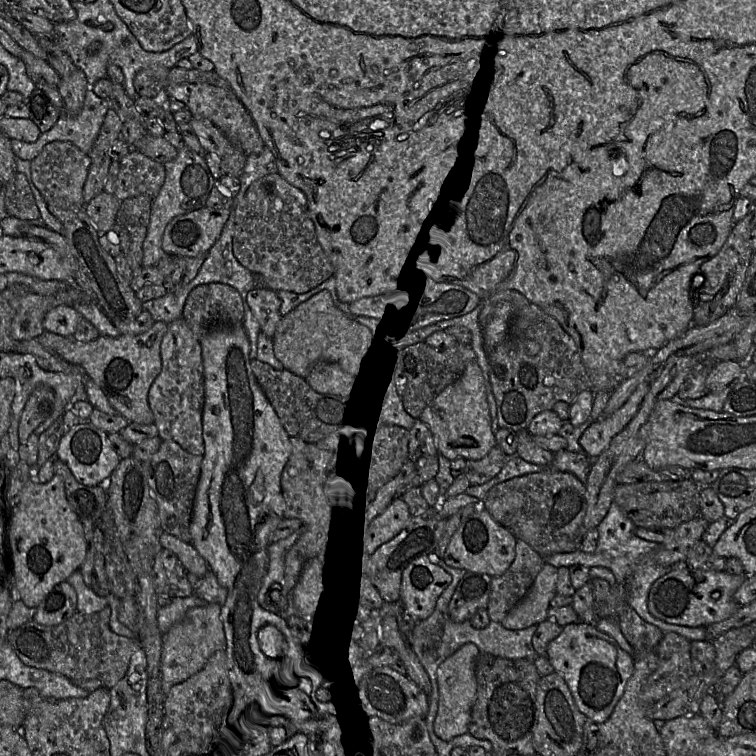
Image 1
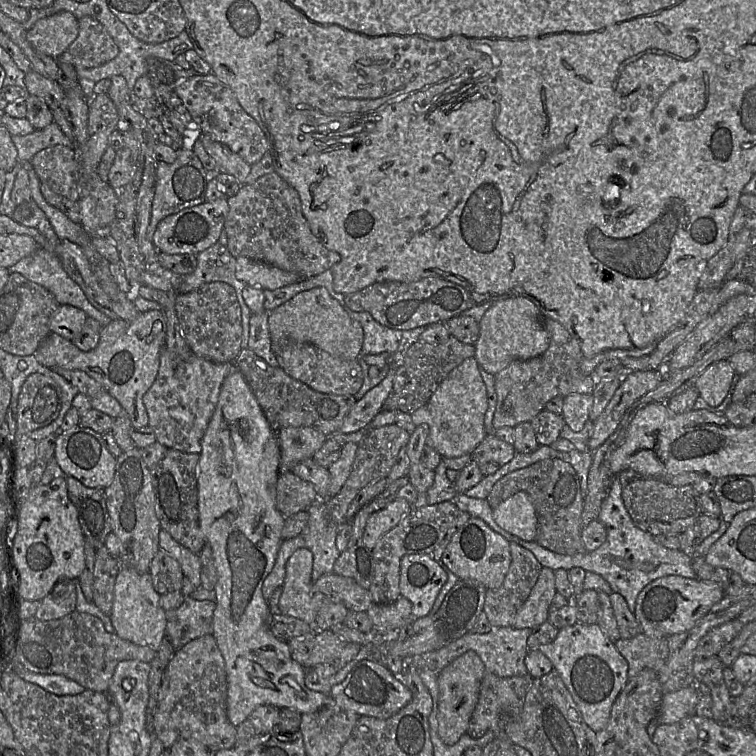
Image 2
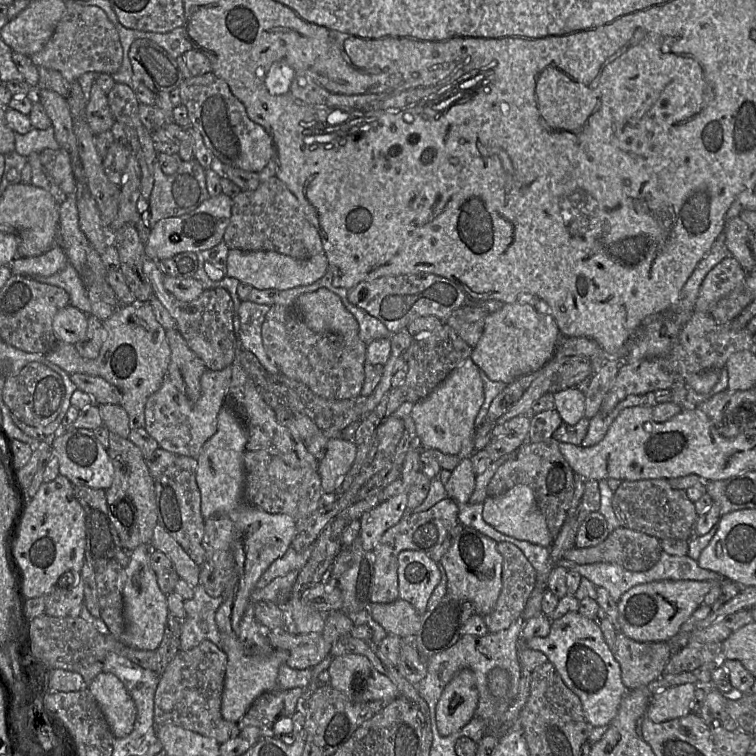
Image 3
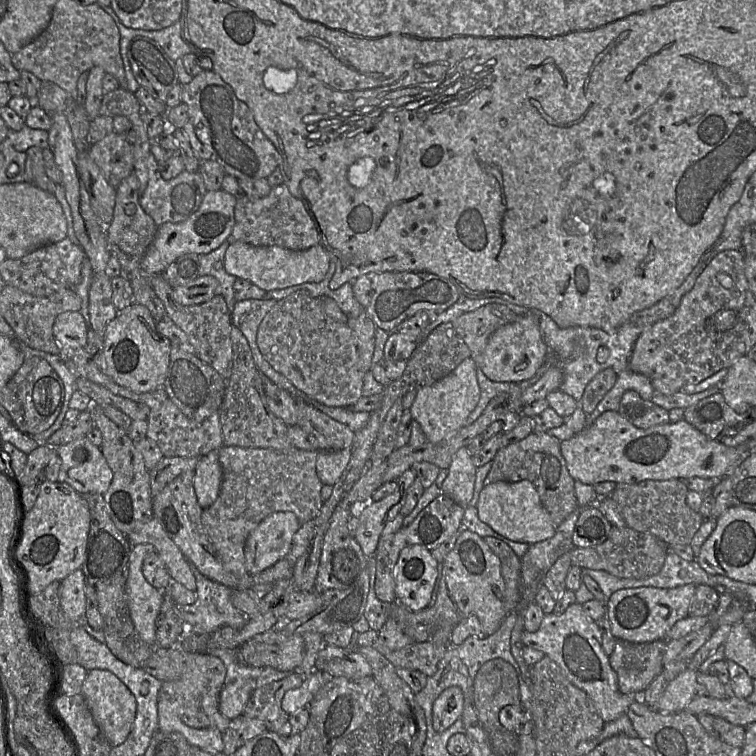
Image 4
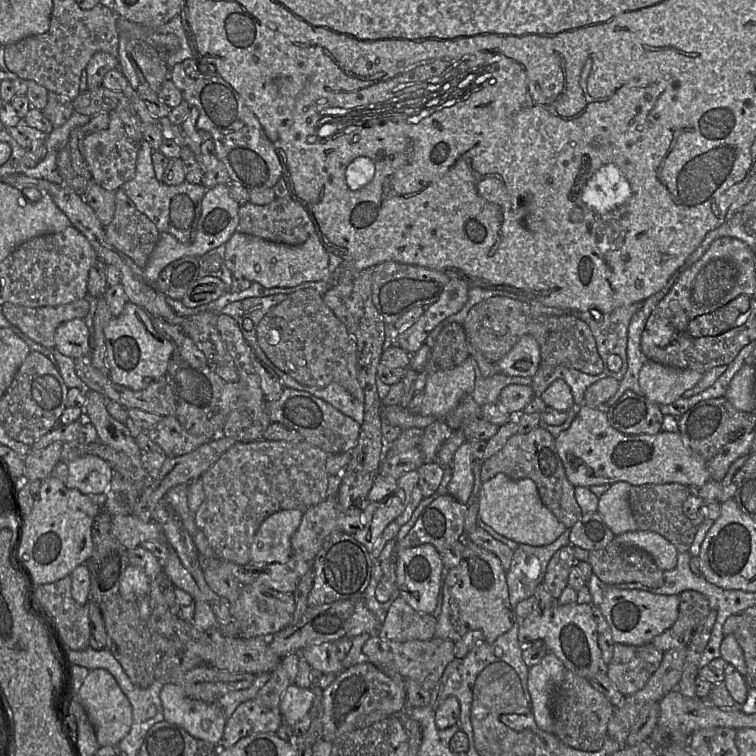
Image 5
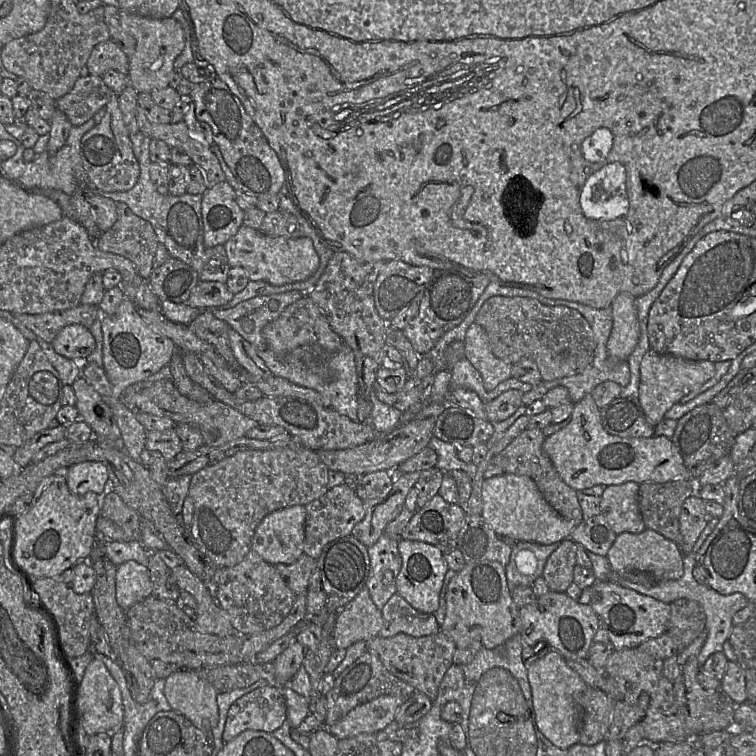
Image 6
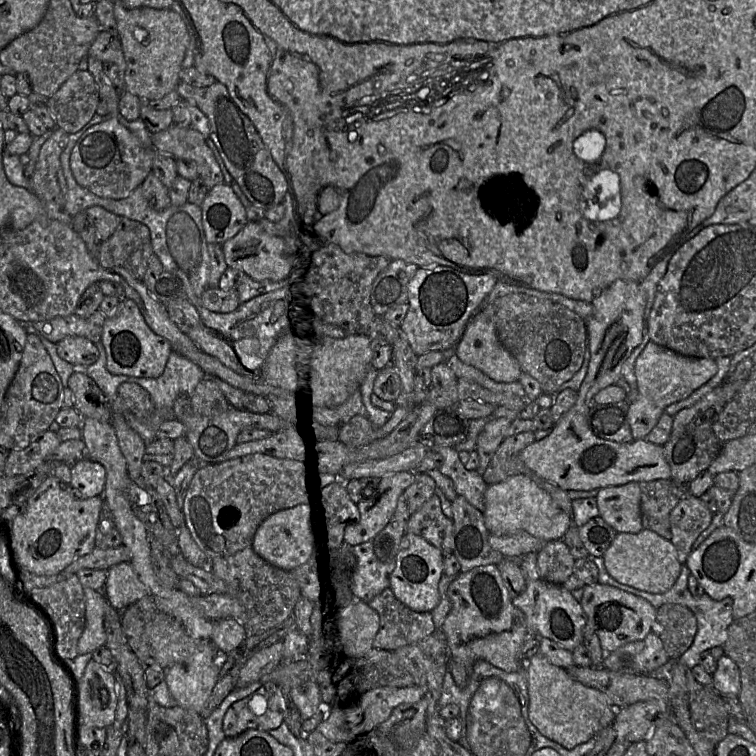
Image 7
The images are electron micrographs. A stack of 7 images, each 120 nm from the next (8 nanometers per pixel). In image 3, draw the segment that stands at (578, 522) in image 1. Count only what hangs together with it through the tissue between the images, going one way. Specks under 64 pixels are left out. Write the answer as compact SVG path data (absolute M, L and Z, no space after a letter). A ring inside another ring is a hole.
M553 437L538 443L524 442L515 451L512 459L507 460L497 469L487 486L487 496L502 495L518 484L529 486L533 490L536 503L546 519L551 536L555 539L567 519L571 506L574 495L574 474L560 452L559 442ZM618 527L600 544L567 550L563 558L577 564L606 562L617 564L632 572L651 569L662 551L660 540L643 532Z

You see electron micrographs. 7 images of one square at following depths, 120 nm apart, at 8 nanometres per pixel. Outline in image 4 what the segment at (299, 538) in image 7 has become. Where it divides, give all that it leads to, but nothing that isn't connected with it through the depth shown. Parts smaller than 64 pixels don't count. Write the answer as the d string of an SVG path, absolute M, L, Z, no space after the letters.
M274 512L265 517L247 537L244 546L245 567L250 575L255 575L285 559L290 551L294 534L300 522L293 512Z

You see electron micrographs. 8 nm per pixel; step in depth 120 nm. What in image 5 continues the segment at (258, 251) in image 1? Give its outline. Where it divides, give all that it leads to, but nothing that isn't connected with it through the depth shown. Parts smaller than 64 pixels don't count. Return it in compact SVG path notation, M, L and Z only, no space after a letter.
M276 197L266 205L256 205L251 202L240 205L236 231L292 246L303 244L313 233L316 233L315 226L305 208L291 197Z

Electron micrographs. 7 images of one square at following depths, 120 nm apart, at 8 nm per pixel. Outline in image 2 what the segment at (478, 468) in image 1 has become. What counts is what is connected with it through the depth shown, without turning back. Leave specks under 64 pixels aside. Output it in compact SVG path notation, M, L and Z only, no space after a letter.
M487 434L484 440L471 453L483 476L494 474L515 456L516 450L512 444L504 442L494 434Z

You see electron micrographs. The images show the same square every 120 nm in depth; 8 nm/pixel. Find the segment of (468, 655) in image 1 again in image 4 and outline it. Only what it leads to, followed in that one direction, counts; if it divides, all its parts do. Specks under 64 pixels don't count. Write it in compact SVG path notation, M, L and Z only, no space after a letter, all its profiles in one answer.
M449 687L444 690L433 705L433 726L436 732L442 733L457 720L461 719L464 707L462 690Z

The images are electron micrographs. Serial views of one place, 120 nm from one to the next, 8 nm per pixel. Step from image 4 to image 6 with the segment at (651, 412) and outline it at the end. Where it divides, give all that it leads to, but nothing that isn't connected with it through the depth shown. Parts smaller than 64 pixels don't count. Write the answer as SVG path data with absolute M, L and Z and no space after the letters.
M636 396L617 397L599 409L601 424L606 432L622 438L654 436L654 426L646 420Z

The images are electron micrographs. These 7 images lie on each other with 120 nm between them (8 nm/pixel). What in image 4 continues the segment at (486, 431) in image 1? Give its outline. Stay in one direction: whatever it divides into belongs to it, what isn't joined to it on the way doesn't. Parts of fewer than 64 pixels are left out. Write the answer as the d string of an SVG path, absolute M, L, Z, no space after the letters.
M468 357L443 379L418 389L410 413L412 418L420 423L428 442L441 443L466 426L466 419L480 399L476 370L477 364L473 358Z

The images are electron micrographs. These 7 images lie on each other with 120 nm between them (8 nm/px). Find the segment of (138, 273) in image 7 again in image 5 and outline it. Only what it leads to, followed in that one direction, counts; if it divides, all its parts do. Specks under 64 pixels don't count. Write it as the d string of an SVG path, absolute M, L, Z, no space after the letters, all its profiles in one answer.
M117 189L114 196L115 213L110 224L105 227L106 239L117 251L131 258L138 267L144 268L158 242L160 232L154 223L136 208L122 189Z

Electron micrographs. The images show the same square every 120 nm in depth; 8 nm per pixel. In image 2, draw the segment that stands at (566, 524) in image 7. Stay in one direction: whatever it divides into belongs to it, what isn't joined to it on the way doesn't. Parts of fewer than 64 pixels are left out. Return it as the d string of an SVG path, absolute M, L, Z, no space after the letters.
M517 492L495 509L493 520L498 527L525 541L535 541L538 520L528 493Z

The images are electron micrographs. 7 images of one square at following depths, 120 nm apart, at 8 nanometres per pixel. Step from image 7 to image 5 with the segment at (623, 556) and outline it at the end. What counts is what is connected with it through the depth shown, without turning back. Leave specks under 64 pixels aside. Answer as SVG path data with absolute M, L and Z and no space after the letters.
M640 530L625 532L616 535L615 540L622 545L635 546L644 550L663 571L672 570L677 564L676 547L656 532Z

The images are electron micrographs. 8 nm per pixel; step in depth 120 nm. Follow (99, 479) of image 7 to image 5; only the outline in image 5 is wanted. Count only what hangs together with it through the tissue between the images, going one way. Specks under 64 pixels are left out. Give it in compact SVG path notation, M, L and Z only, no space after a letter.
M81 455L68 459L66 487L79 490L91 497L103 497L113 477L113 469L104 459L92 455Z

